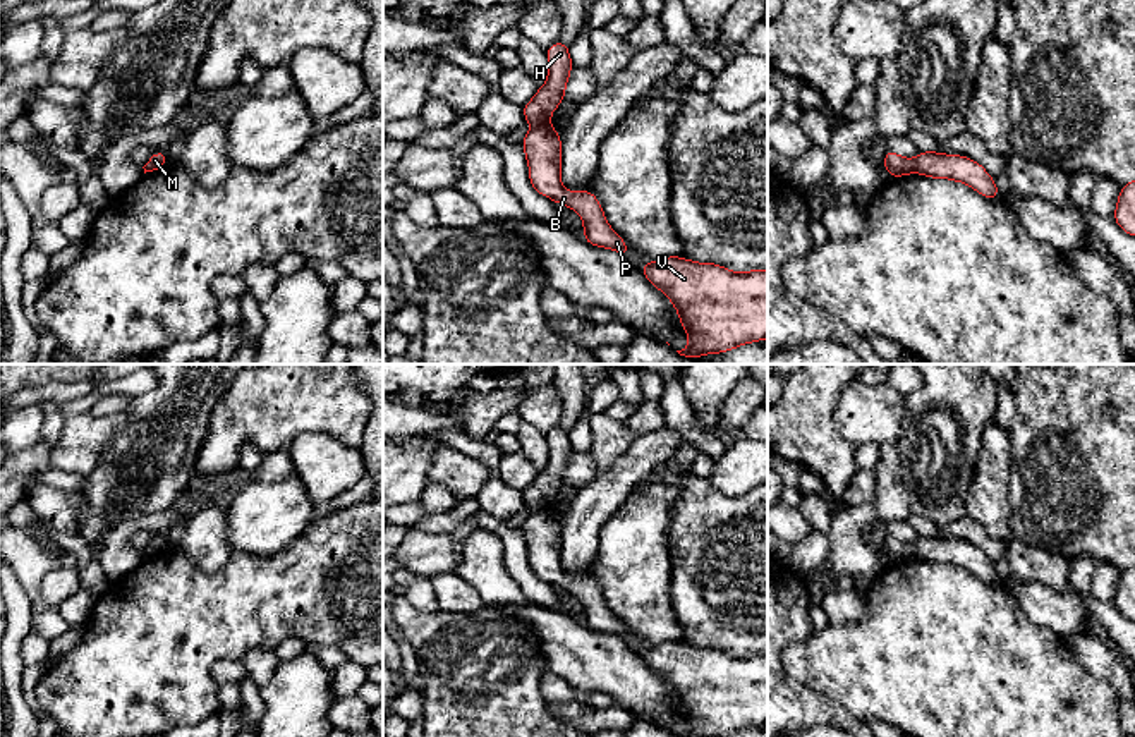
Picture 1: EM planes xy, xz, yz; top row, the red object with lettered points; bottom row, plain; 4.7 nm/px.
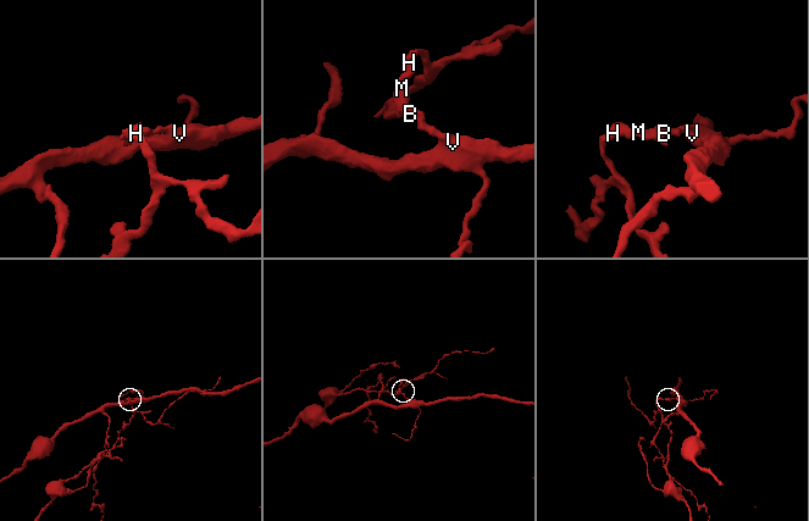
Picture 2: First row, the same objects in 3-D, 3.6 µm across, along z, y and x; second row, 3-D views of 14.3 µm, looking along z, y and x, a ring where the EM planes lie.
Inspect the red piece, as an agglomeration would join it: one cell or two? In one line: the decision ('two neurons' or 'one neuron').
two neurons

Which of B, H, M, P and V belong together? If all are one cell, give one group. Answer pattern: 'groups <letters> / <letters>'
groups B M P V / H

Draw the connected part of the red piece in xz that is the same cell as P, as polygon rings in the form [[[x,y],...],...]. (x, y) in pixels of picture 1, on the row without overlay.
[[[544,507],[532,512],[520,529],[529,550],[529,567],[536,577],[575,594],[584,606],[584,625],[587,629],[608,632],[628,643],[630,632],[608,610],[598,582],[589,574],[570,577],[563,572],[560,565],[561,522],[551,509]]]

